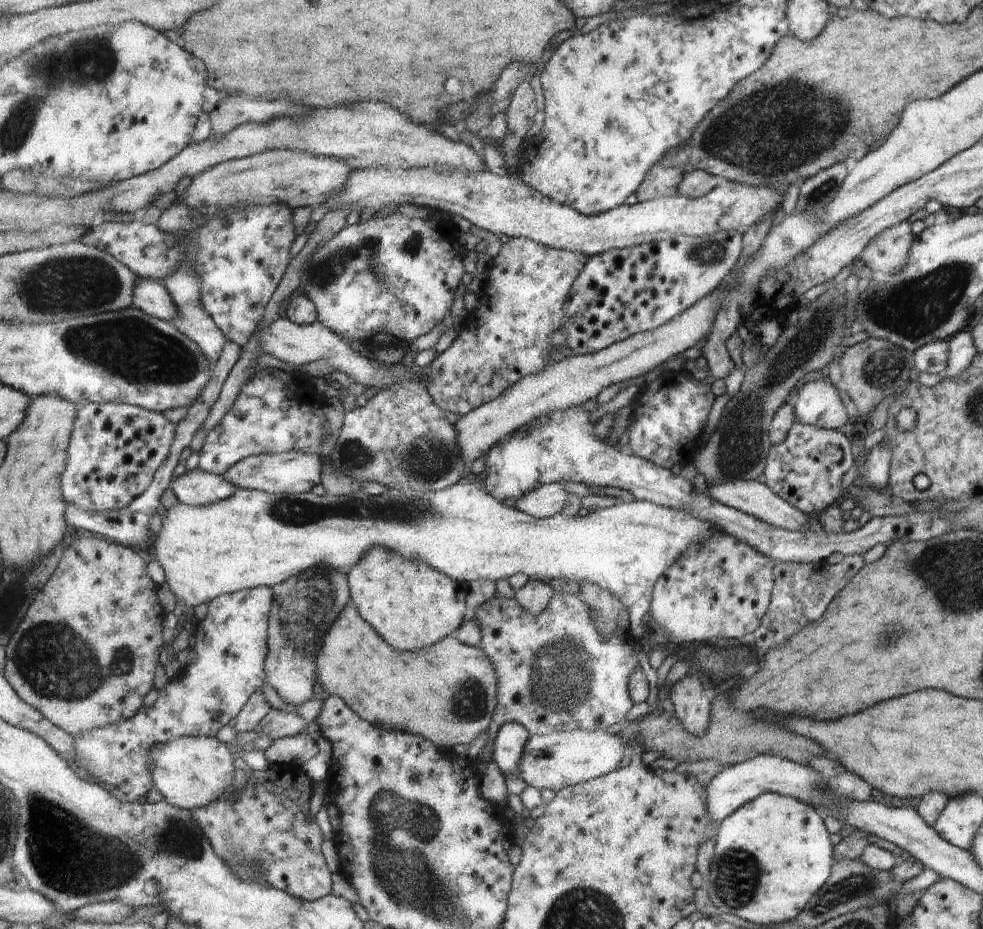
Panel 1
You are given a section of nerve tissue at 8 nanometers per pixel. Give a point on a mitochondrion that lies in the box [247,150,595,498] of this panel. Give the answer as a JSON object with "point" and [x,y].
{"point":[329,267]}

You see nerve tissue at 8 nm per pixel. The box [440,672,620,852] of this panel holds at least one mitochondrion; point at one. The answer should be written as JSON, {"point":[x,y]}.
{"point":[468,701]}

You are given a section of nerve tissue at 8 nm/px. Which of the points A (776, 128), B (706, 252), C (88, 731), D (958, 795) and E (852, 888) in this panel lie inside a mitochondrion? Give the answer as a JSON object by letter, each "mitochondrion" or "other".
{"A":"mitochondrion","B":"mitochondrion","C":"other","D":"other","E":"mitochondrion"}

